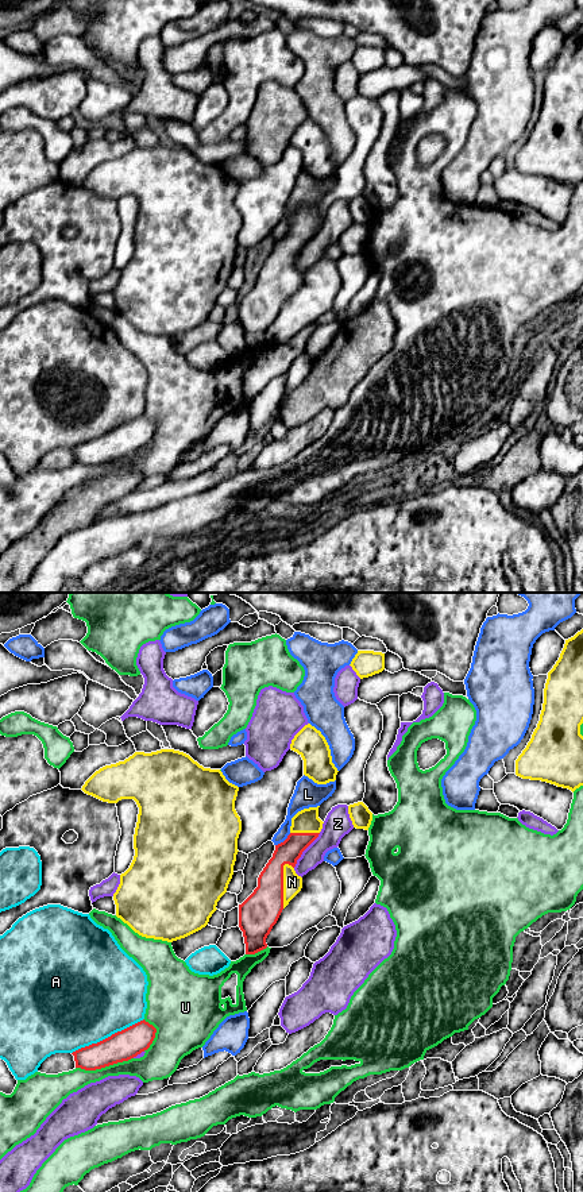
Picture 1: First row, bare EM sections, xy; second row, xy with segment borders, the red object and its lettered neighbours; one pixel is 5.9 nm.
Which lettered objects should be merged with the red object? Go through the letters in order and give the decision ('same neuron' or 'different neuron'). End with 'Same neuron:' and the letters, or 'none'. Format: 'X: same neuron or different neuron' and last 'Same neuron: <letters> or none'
A: different neuron
L: different neuron
N: same neuron
U: different neuron
Z: different neuron
Same neuron: N

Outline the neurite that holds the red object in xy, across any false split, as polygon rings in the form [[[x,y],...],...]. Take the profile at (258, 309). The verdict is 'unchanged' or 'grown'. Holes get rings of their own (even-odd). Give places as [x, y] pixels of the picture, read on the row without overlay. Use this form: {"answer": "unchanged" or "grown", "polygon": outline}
{"answer": "grown", "polygon": [[[318,202],[304,204],[292,213],[290,229],[275,240],[273,252],[258,273],[258,282],[239,300],[239,323],[246,350],[267,343],[266,333],[282,305],[302,283],[302,273],[296,269],[294,262],[323,224]]]}

